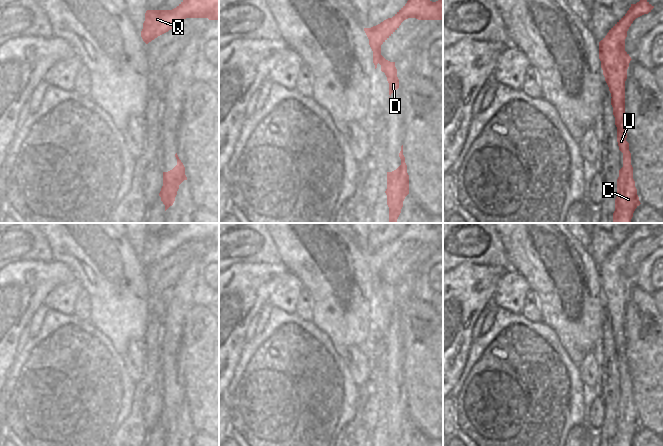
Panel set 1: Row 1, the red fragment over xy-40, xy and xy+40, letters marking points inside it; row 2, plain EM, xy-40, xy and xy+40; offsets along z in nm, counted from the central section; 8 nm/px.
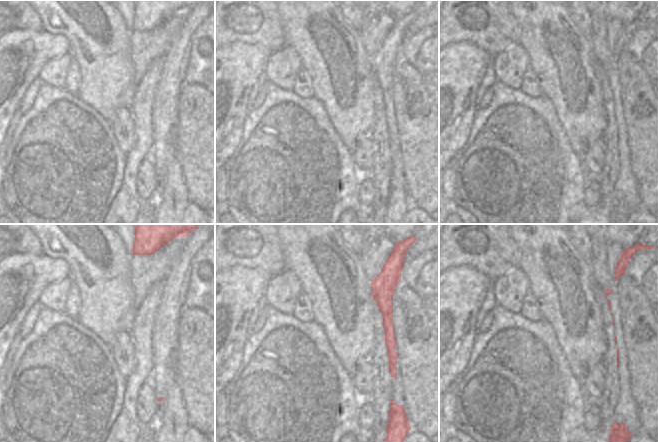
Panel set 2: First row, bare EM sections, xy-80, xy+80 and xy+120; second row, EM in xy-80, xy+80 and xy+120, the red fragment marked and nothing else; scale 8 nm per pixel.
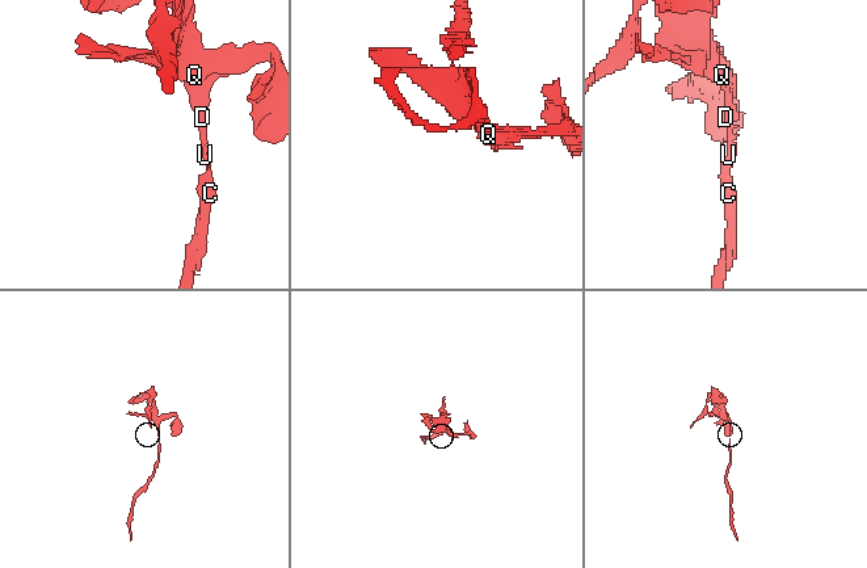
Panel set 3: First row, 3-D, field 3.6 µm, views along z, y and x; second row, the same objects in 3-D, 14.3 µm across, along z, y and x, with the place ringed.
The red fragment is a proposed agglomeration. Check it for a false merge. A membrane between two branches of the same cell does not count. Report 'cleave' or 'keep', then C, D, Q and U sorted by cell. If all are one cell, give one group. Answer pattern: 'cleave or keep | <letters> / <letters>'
cleave | C U / D Q

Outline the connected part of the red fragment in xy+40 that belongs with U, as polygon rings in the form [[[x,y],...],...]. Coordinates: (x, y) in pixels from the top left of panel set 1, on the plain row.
[[[616,321],[611,322],[615,349],[617,351],[617,366],[623,377],[623,391],[619,394],[617,403],[617,421],[613,446],[631,446],[635,433],[641,428],[637,419],[631,389],[631,377],[627,362],[627,345],[625,343],[625,328],[620,328]]]

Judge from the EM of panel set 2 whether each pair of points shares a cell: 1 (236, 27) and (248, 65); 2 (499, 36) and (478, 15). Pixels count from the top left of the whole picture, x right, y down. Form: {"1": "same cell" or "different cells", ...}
{"1": "different cells", "2": "same cell"}

